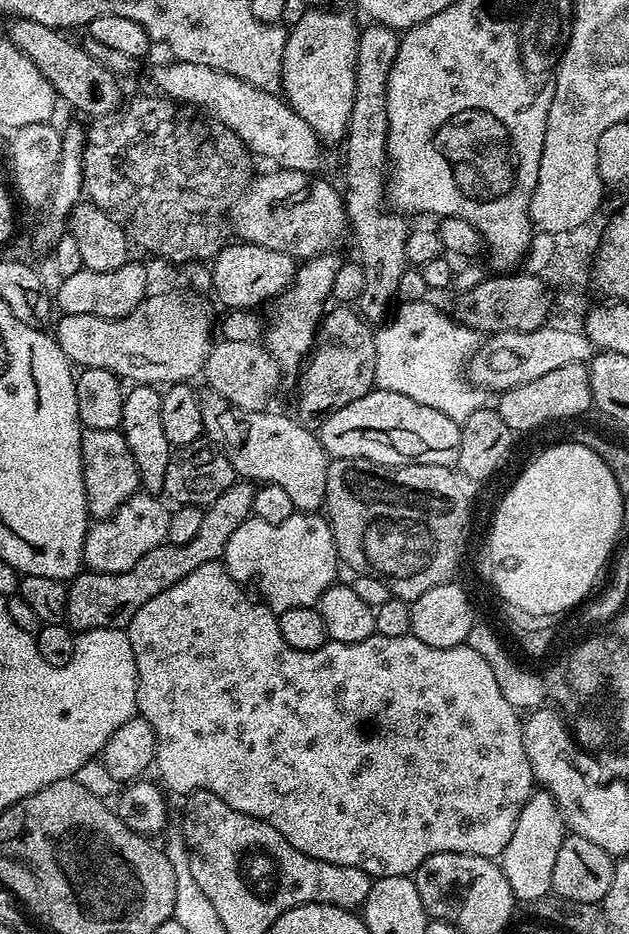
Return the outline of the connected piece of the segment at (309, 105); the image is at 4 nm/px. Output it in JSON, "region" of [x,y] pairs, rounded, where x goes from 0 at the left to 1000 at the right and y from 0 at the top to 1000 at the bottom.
{"region":[[[491,7],[474,25],[456,31],[455,54],[448,58],[445,92],[450,106],[488,131],[517,155],[539,155],[552,147],[556,122],[566,104],[566,59],[574,31],[553,13],[520,13],[520,7]]]}

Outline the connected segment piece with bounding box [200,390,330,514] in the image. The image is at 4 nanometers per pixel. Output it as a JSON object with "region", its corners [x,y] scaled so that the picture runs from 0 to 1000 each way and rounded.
{"region":[[[335,418],[320,423],[318,434],[324,467],[337,470],[332,472],[353,486],[359,486],[377,511],[394,516],[448,520],[448,525],[461,529],[461,537],[467,537],[472,549],[502,550],[515,544],[525,489],[509,475],[507,466],[498,459],[496,463],[490,459],[494,457],[485,456],[463,444],[450,445],[445,441],[432,441],[434,439],[385,439],[385,435],[359,430],[353,422]]]}

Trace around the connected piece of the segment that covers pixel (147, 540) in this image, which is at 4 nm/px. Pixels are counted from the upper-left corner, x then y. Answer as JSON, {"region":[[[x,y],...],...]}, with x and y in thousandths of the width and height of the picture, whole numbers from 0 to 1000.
{"region":[[[227,525],[215,527],[180,552],[151,558],[141,564],[134,581],[134,608],[141,612],[207,610],[226,593],[266,579],[272,554],[269,541],[253,530]]]}

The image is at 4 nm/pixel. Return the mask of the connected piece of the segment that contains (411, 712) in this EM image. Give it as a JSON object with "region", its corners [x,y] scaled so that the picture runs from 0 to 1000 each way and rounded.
{"region":[[[328,602],[328,606],[315,606],[315,610],[302,610],[302,615],[296,615],[296,619],[289,619],[289,623],[277,623],[277,627],[270,627],[270,632],[258,632],[258,636],[238,640],[238,645],[232,645],[232,649],[226,649],[219,653],[219,657],[213,657],[213,662],[203,667],[200,676],[207,683],[207,692],[213,696],[213,709],[216,710],[216,760],[227,771],[238,773],[238,777],[245,777],[245,790],[248,791],[245,822],[246,825],[254,825],[256,836],[253,835],[253,838],[262,845],[267,843],[270,847],[288,848],[288,850],[313,848],[318,844],[334,846],[334,850],[353,854],[353,859],[359,859],[359,863],[372,863],[372,867],[378,867],[385,872],[397,872],[397,876],[410,876],[417,880],[436,884],[436,889],[442,889],[442,893],[448,893],[448,897],[455,897],[455,901],[461,901],[461,906],[467,906],[467,910],[480,910],[480,914],[486,914],[493,919],[506,919],[512,923],[525,923],[537,927],[563,927],[593,940],[655,938],[665,931],[665,927],[671,927],[671,923],[677,923],[677,919],[704,912],[739,912],[749,916],[784,919],[792,919],[800,914],[804,910],[804,901],[811,901],[817,880],[824,880],[824,872],[830,872],[830,863],[836,863],[836,859],[846,853],[849,836],[843,824],[843,812],[836,812],[836,803],[830,794],[833,776],[828,763],[804,752],[803,744],[798,743],[798,738],[792,734],[790,727],[785,726],[773,704],[766,700],[760,700],[760,697],[744,694],[741,688],[720,694],[677,692],[677,687],[671,687],[653,679],[633,683],[595,680],[582,683],[582,687],[563,687],[561,690],[523,687],[498,698],[467,696],[461,692],[455,692],[455,687],[448,683],[448,675],[442,675],[440,656],[418,645],[409,645],[405,641],[401,643],[393,636],[396,637],[385,626],[366,616],[355,603]]]}

